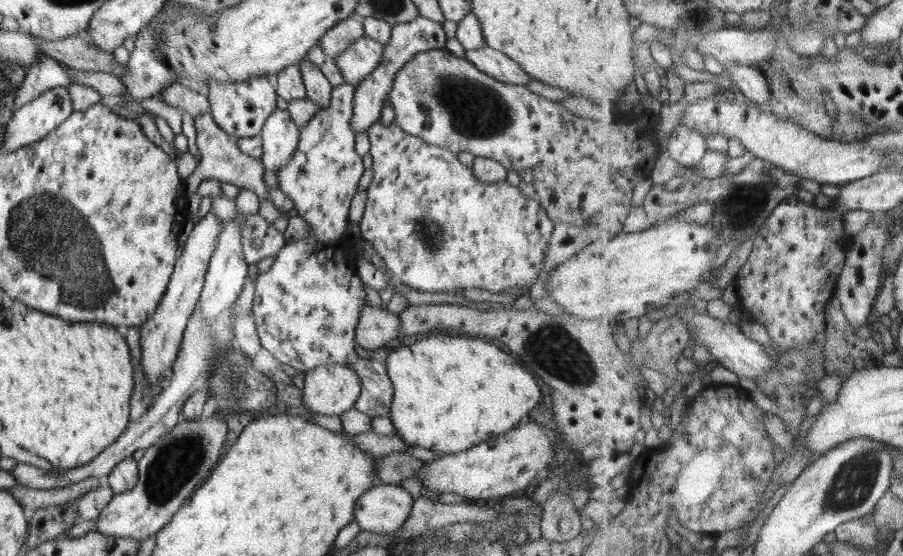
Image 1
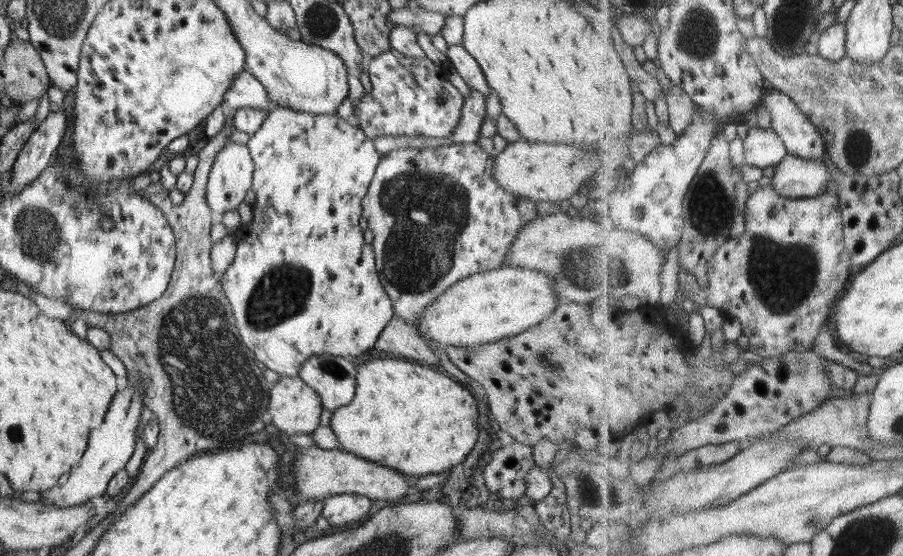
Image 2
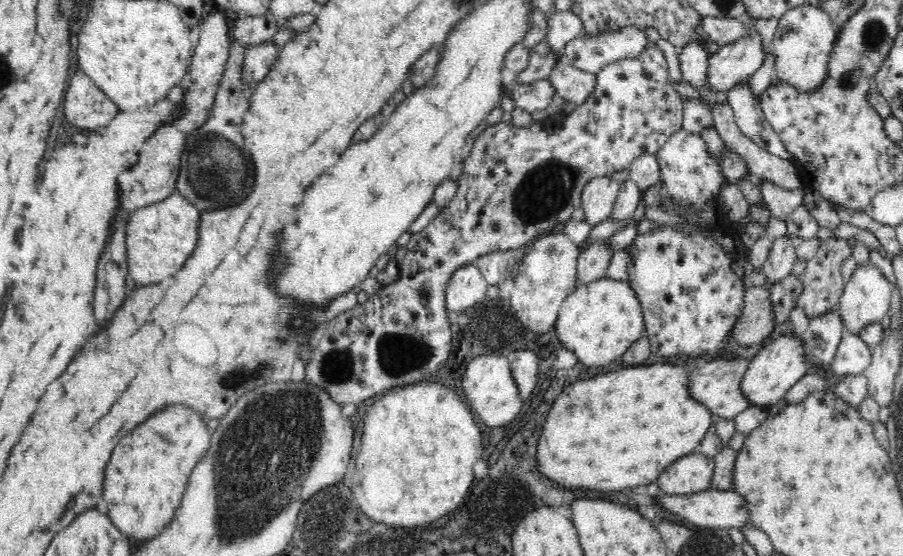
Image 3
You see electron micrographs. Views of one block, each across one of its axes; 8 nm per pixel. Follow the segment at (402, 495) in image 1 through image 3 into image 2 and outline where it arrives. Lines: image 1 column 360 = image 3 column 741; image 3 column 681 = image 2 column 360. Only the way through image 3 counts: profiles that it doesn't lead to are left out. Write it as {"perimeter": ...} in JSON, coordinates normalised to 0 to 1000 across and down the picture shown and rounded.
{"perimeter":[[[379,887],[358,897],[359,910],[355,926],[365,944],[388,942],[401,935],[408,924],[413,899],[395,887]]]}

